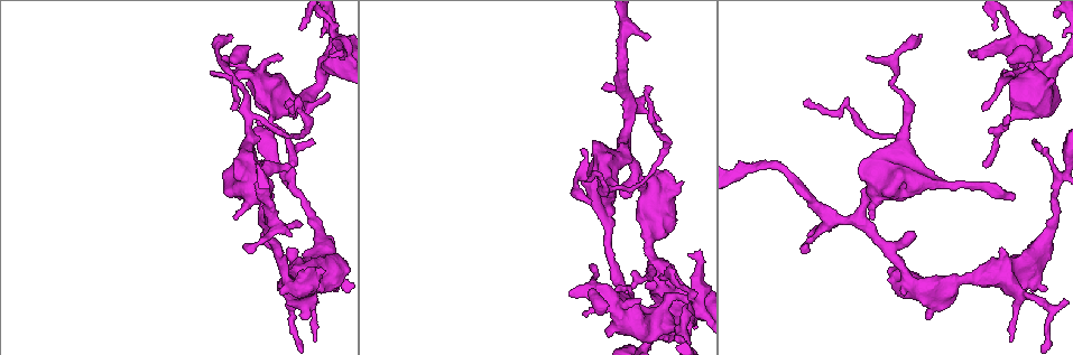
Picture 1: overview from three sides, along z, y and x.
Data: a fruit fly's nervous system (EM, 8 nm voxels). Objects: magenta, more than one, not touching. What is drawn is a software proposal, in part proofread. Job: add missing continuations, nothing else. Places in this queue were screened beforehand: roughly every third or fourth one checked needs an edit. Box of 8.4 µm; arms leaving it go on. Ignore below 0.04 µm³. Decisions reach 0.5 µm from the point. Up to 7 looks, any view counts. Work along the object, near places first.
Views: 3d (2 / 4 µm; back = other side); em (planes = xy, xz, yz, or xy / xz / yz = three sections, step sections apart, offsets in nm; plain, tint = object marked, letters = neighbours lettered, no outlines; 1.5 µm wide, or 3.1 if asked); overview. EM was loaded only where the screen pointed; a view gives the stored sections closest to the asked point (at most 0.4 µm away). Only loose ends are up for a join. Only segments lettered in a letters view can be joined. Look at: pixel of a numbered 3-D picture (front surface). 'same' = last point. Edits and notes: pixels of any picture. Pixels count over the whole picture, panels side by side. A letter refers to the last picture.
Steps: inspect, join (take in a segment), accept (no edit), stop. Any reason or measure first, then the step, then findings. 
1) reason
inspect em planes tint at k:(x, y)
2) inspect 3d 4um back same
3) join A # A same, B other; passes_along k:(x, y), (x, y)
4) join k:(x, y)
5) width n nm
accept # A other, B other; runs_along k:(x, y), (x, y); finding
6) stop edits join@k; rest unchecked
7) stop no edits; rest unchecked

an open end
inspect 3d 2um at 1:(591, 263)

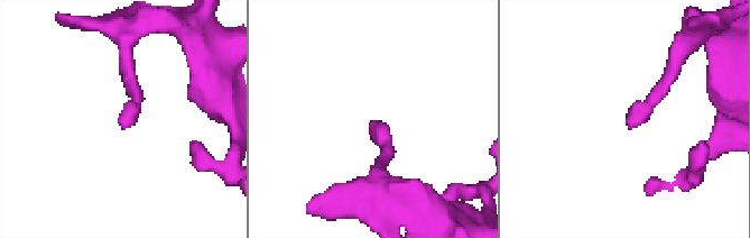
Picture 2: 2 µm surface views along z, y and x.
inspect em xy step 4 letters at 2:(627, 123)

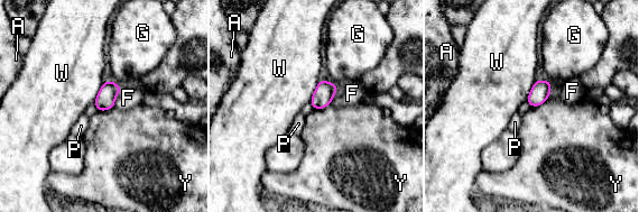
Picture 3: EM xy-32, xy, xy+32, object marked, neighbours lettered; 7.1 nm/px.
inspect em planes letters same

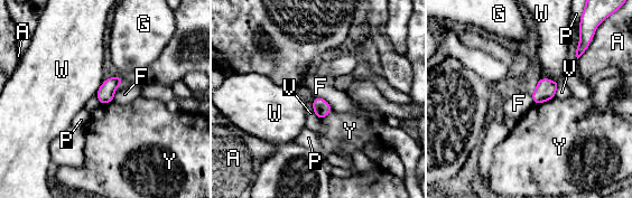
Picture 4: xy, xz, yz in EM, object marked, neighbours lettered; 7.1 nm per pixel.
accept # A other, F other, G other, P other, V other, W other, Y other; none of them fits

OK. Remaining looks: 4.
branch stops here
inspect em xz step 8 tint at 1:(272, 198)

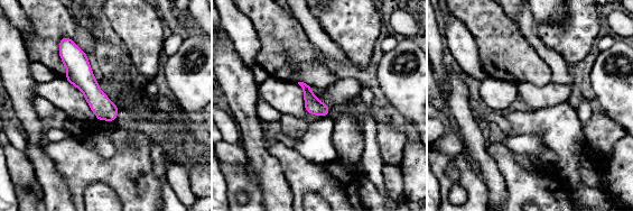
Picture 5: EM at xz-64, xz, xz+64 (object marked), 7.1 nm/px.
another direction
inspect em planes letters same

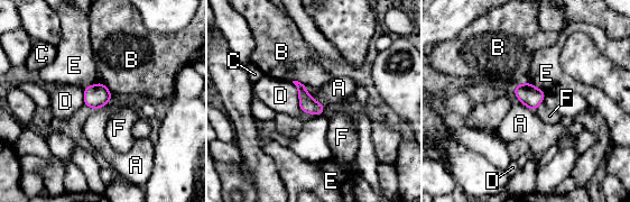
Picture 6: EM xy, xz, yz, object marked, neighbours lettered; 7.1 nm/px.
width 120 nm; longest_contact D 240 nm
accept # A other, B other, C other, D other, E other, F other; none of them fits

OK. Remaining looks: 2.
free end
inspect 3d 2um at 1:(638, 300)

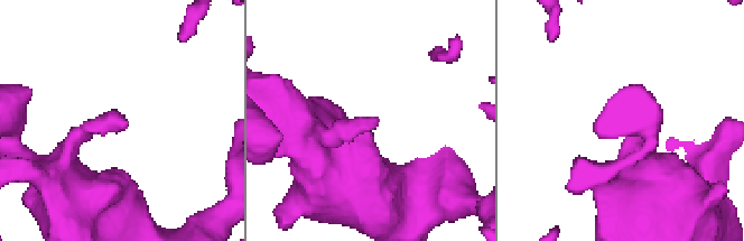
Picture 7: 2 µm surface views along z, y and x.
inspect em planes letters at 7:(375, 121)

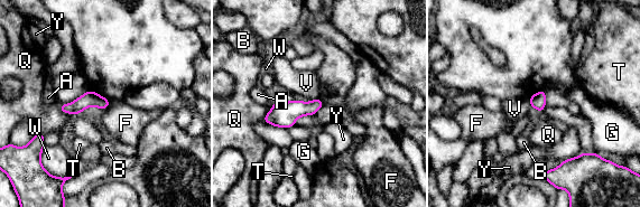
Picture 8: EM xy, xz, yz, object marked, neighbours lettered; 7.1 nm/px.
width 110 nm
accept # A other, B other, F other, G other, Q other, T other, V other, W other, Y other; runs_along 8:(105, 102), (82, 102), (63, 109); none of them fits

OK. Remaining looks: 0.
stop no edits; rest unchecked

